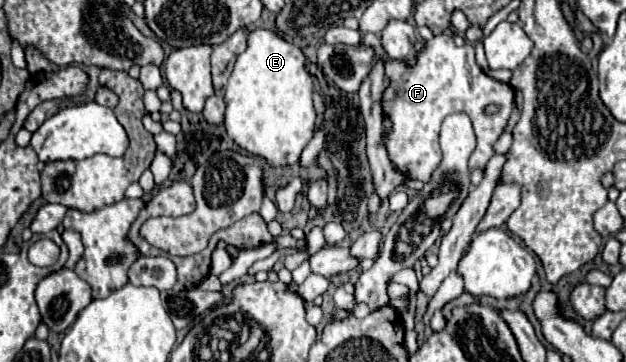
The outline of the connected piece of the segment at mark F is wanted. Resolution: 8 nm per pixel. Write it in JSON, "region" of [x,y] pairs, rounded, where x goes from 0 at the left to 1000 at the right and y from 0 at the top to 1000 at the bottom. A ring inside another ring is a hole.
{"region":[[[700,94],[677,116],[661,177],[652,177],[649,166],[617,166],[613,193],[623,232],[610,260],[610,309],[626,337],[617,409],[626,453],[649,492],[674,503],[687,497],[687,481],[703,453],[703,348],[709,326],[725,309],[744,309],[757,337],[764,398],[751,431],[751,470],[773,464],[780,453],[789,431],[789,398],[805,365],[821,304],[821,249],[815,232],[796,227],[767,193],[757,166],[757,127],[741,122],[732,133],[722,99]],[[783,287],[792,287],[796,309],[776,309]]]}

